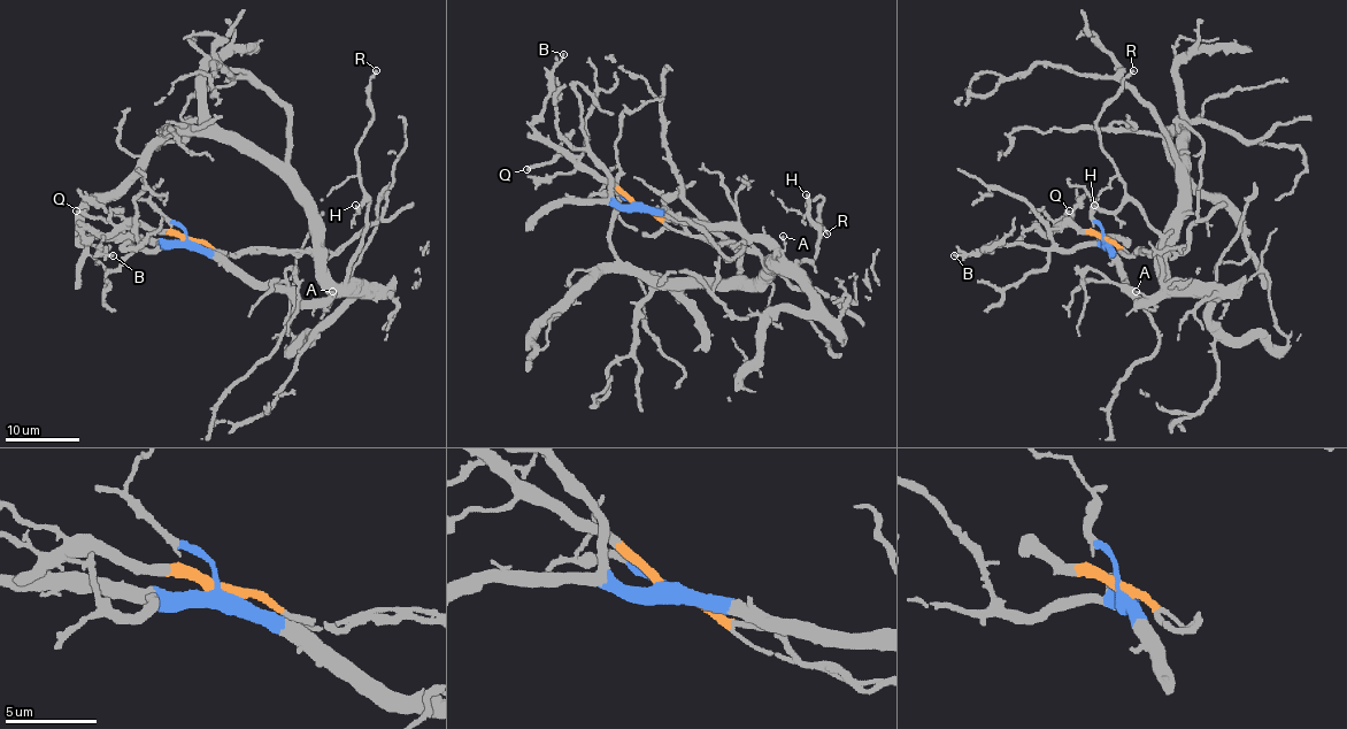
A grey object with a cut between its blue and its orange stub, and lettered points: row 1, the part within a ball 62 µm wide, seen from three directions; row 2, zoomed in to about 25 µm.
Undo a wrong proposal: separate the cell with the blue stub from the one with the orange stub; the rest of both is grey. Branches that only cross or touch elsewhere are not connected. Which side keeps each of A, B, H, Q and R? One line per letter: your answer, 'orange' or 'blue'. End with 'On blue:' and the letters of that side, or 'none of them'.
A: blue
B: orange
H: blue
Q: orange
R: blue
On blue: A, H, R

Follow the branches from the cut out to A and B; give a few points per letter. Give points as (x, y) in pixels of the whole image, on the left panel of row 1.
A: (189, 240), (220, 253), (259, 283), (289, 286), (303, 301), (332, 297), (332, 292)
B: (189, 240), (143, 225), (120, 225), (107, 235), (94, 235), (85, 229), (82, 232), (101, 253), (113, 254)

